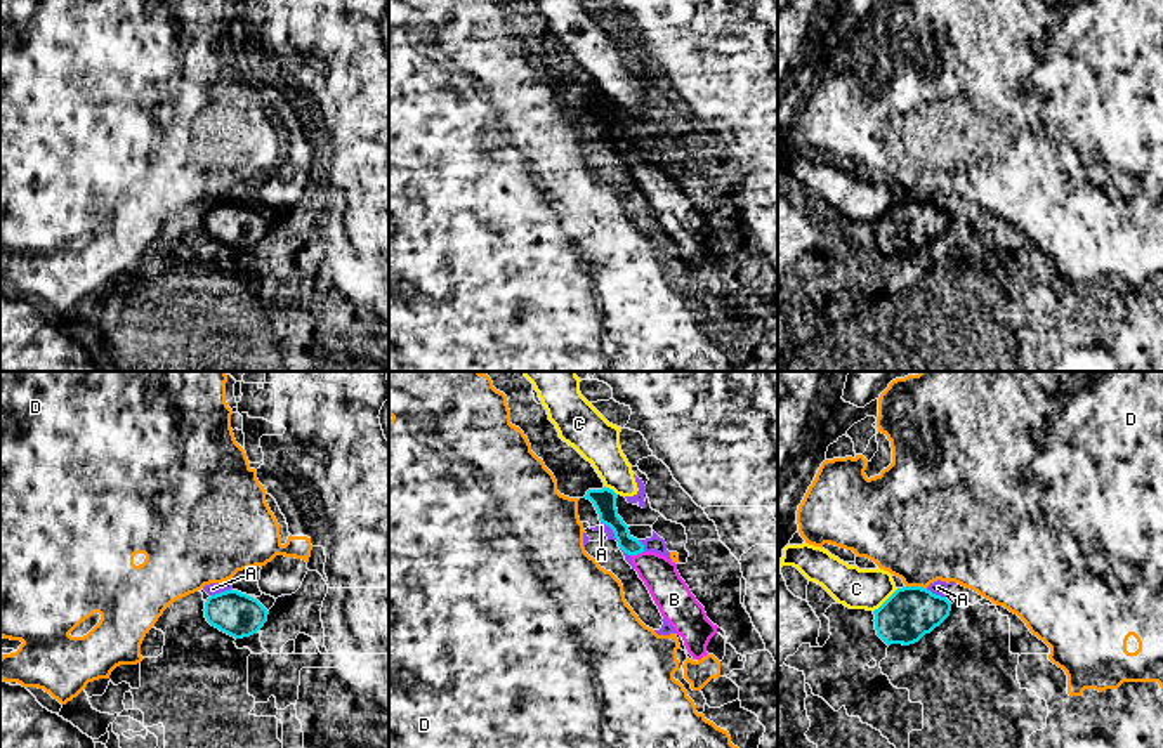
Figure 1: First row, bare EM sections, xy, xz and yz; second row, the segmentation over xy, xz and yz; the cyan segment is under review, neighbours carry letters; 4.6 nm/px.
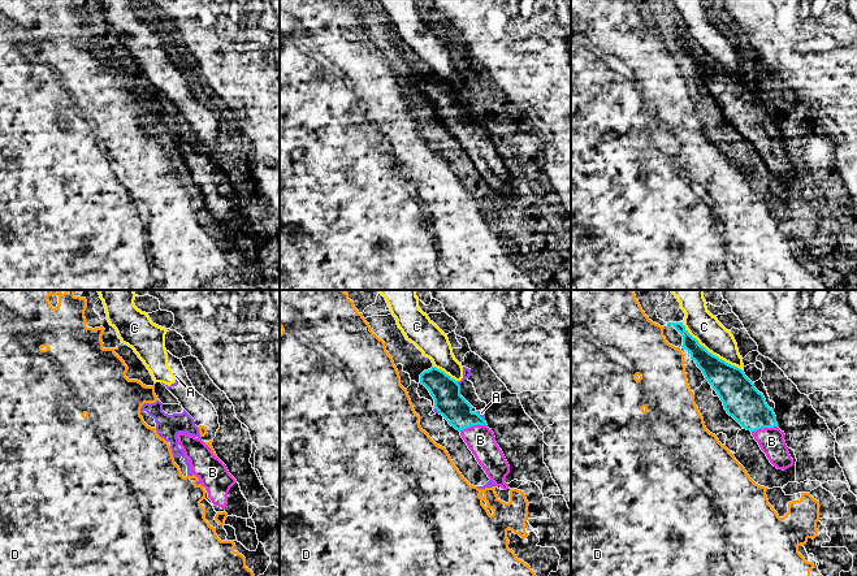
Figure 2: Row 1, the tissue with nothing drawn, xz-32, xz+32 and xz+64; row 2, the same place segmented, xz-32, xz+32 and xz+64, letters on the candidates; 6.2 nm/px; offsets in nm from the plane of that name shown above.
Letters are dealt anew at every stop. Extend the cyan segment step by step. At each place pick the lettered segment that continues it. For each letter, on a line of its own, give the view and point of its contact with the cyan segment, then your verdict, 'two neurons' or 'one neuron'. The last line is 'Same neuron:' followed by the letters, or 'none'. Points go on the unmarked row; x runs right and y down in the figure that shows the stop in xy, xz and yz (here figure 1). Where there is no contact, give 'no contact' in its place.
A: contact xy (221, 203); two neurons
B: contact xz (637, 164); one neuron
C: contact yz (887, 210); two neurons
D: contact yz (917, 198); two neurons
Same neuron: B

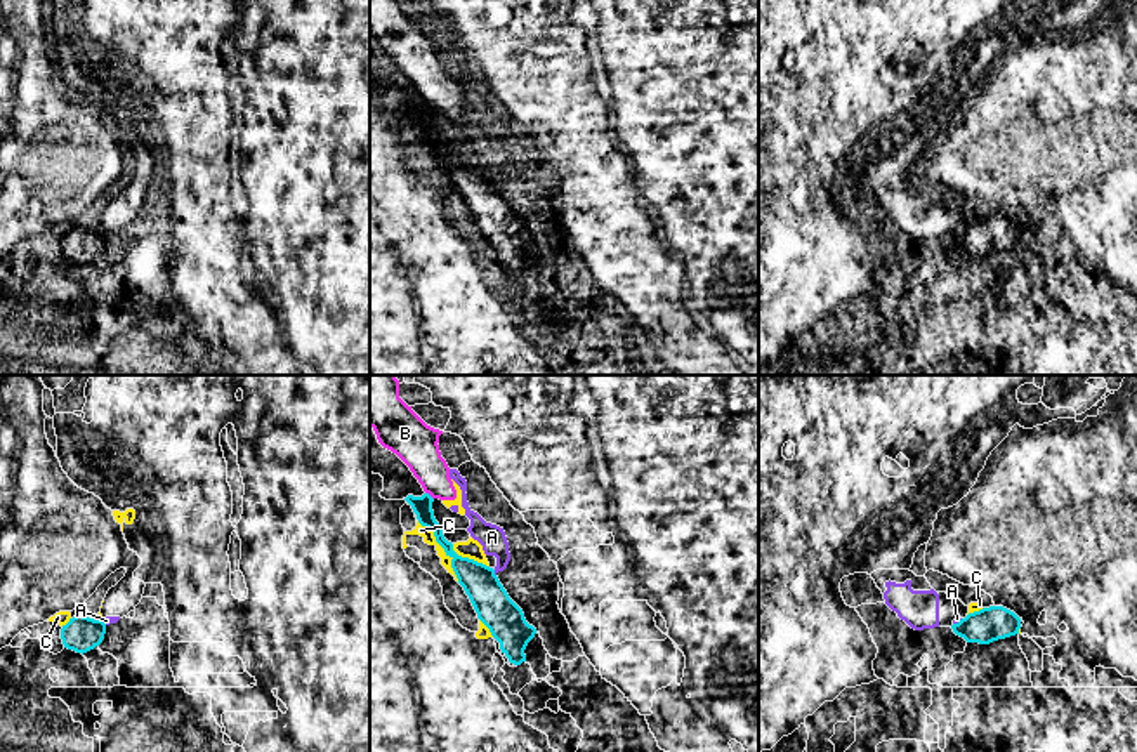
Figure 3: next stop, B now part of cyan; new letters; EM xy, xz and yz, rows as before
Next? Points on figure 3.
A: contact xz (493, 184); two neurons
B: contact xz (429, 106); two neurons
C: contact xz (443, 158); two neurons
Same neuron: none

